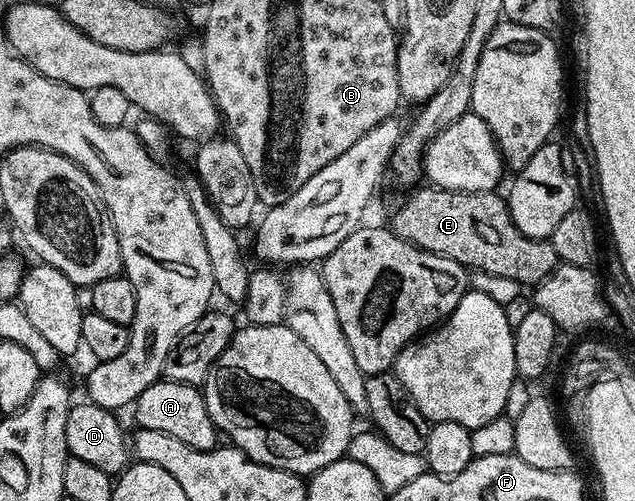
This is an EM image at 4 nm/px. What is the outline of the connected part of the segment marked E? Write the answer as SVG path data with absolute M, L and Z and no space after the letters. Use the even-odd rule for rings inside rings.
M438 187L416 188L399 205L389 228L401 239L430 253L461 263L463 268L489 275L505 275L521 287L534 287L561 262L550 240L527 237L513 223L506 200L498 192L466 193Z

